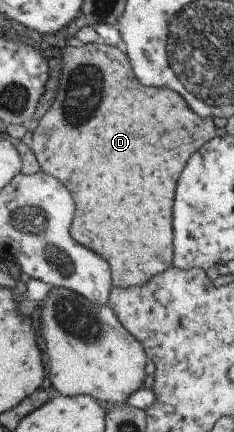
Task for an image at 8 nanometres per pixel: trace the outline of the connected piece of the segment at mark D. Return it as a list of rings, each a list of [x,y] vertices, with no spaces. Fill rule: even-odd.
[[[104,42],[86,43],[77,47],[62,47],[59,54],[60,78],[56,96],[54,96],[50,108],[46,110],[46,114],[40,118],[37,124],[30,128],[29,148],[36,157],[38,164],[40,164],[40,170],[50,174],[50,176],[54,176],[54,178],[58,178],[66,186],[66,190],[72,194],[72,198],[76,202],[76,210],[74,210],[74,218],[72,218],[72,224],[70,224],[70,236],[76,242],[92,248],[96,254],[100,254],[110,264],[112,287],[127,289],[143,285],[153,274],[158,274],[171,266],[173,242],[172,230],[170,230],[170,222],[172,222],[172,210],[170,208],[172,208],[174,184],[176,184],[176,178],[178,178],[180,170],[184,168],[184,162],[188,160],[188,156],[215,137],[214,124],[210,117],[200,118],[200,116],[192,114],[192,110],[188,110],[188,106],[184,106],[184,100],[176,92],[172,92],[168,88],[154,88],[154,86],[146,88],[146,86],[140,86],[136,82],[136,78],[132,76],[128,58],[126,58],[126,53],[120,46],[113,47]]]

